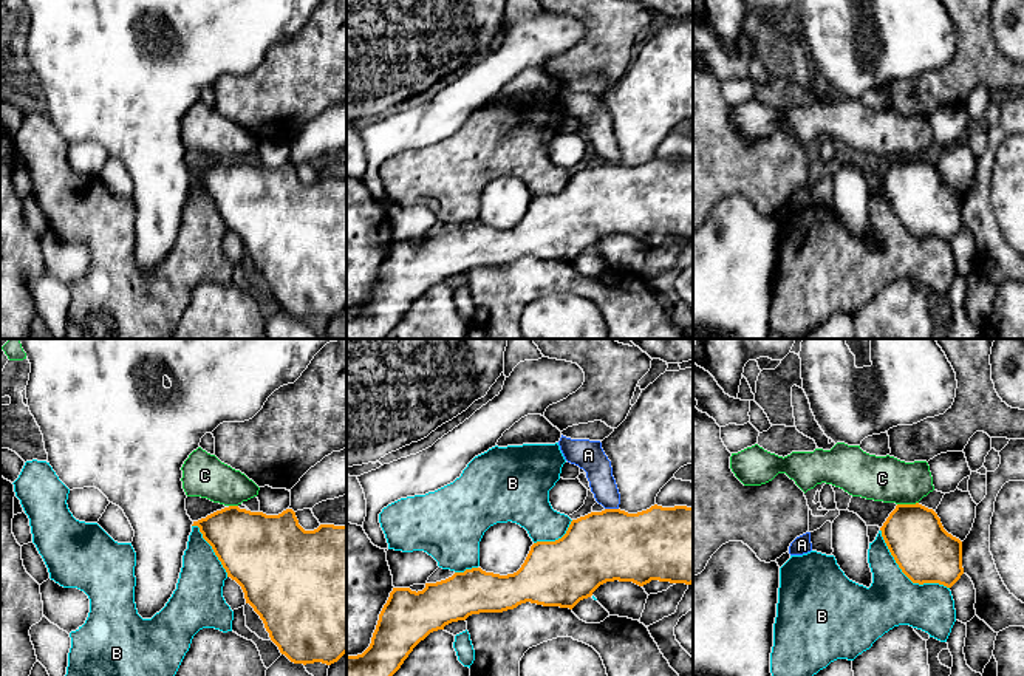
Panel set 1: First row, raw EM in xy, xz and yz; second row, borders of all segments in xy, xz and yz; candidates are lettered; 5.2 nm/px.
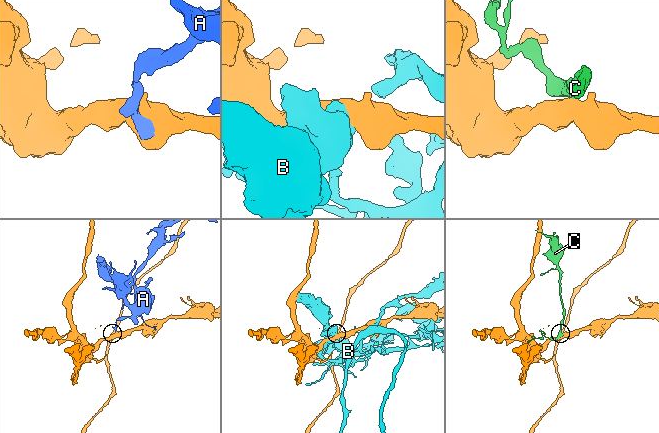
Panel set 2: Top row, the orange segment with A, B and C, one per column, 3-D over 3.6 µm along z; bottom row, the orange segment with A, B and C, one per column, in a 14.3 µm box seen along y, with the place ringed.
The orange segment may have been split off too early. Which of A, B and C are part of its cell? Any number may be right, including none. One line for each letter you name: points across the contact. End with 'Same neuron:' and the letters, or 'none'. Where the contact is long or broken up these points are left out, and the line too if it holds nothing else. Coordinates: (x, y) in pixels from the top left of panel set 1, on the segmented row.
Same neuron: none

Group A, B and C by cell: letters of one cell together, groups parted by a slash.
A / B / C

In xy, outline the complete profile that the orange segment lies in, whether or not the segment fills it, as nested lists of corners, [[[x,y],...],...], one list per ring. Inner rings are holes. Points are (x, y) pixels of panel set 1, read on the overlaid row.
[[[238,506],[193,521],[260,616],[271,640],[294,664],[331,665],[346,653],[346,526],[305,531],[292,509],[278,515]]]

